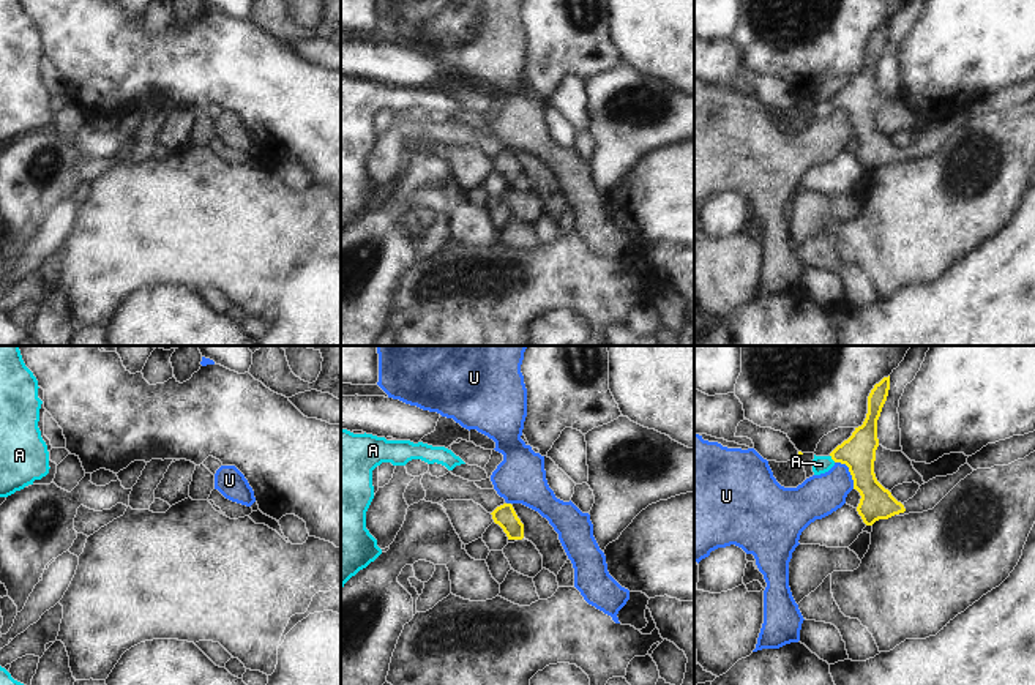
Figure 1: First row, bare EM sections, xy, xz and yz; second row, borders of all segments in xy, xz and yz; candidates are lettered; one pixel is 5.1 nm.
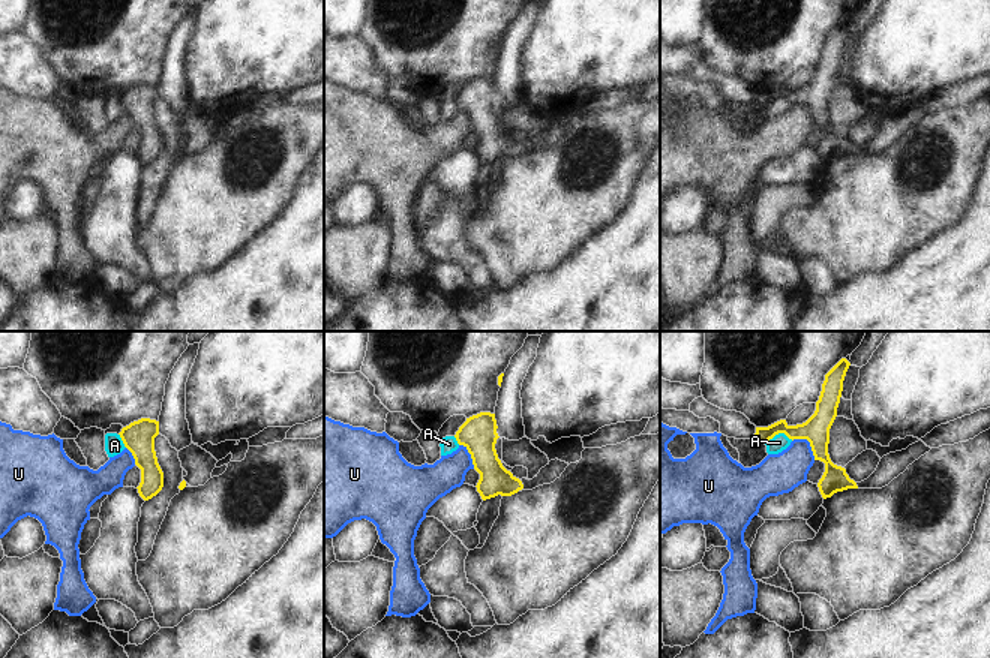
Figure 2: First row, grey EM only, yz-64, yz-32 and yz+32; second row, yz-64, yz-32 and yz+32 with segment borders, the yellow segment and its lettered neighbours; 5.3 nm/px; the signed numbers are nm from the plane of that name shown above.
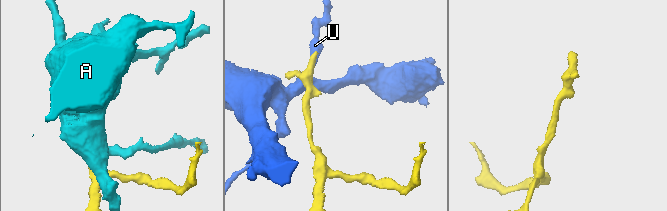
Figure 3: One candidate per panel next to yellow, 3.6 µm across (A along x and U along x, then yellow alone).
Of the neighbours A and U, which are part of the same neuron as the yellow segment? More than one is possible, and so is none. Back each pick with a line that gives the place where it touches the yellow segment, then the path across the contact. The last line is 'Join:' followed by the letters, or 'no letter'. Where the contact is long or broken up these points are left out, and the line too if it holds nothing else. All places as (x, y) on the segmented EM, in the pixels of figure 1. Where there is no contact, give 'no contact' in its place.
Join: no letter

